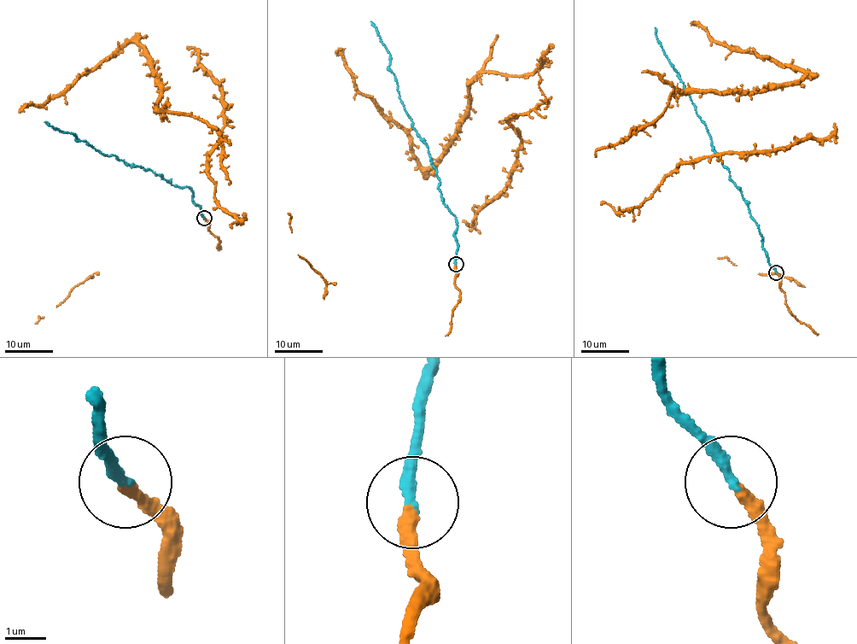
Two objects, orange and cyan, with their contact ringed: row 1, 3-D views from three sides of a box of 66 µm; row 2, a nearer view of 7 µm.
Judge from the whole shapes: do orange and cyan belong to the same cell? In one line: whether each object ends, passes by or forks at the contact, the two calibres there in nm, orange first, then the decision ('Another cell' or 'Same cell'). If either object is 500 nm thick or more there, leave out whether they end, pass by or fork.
At the ring orange ends. At the ring cyan ends. Thickness 320 nm (orange) against 280 nm. Same cell

